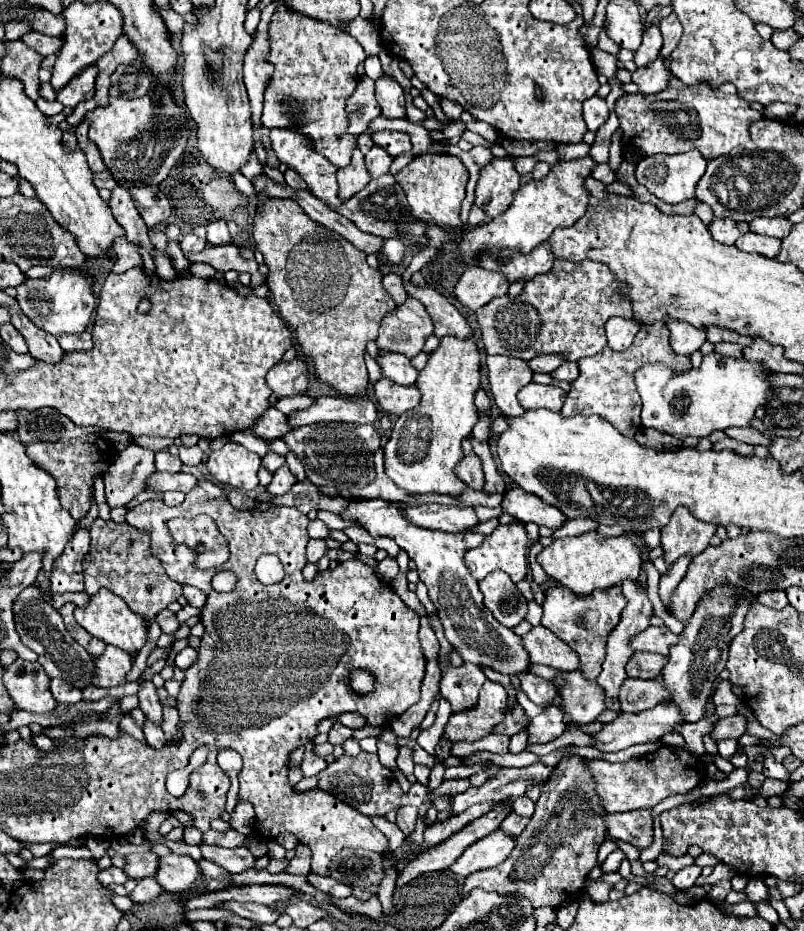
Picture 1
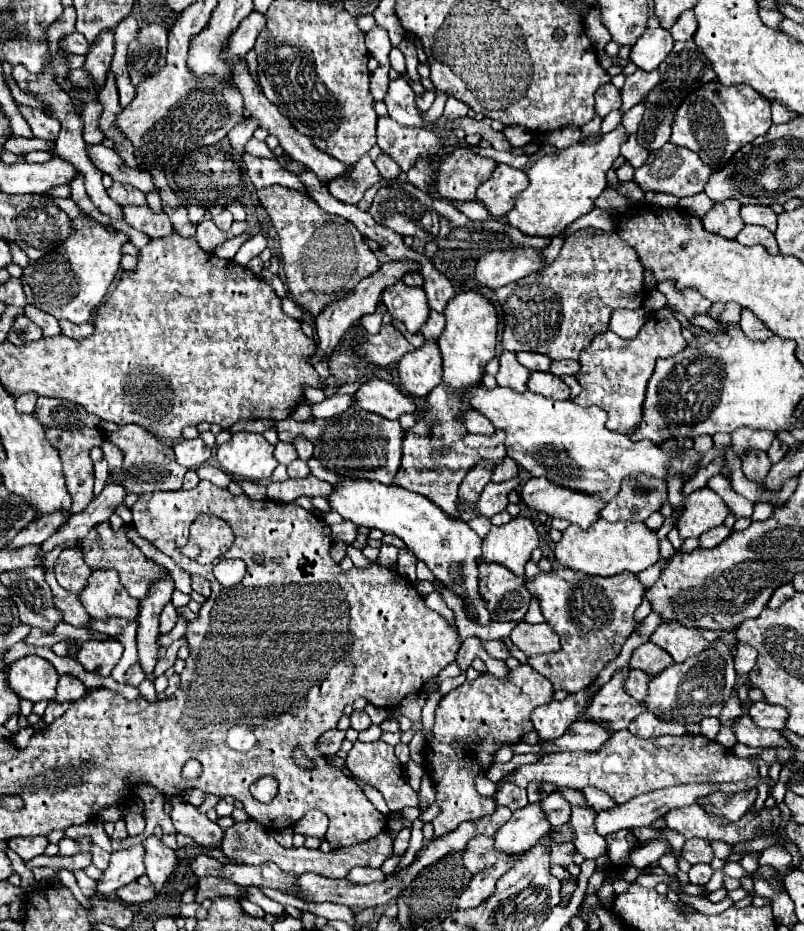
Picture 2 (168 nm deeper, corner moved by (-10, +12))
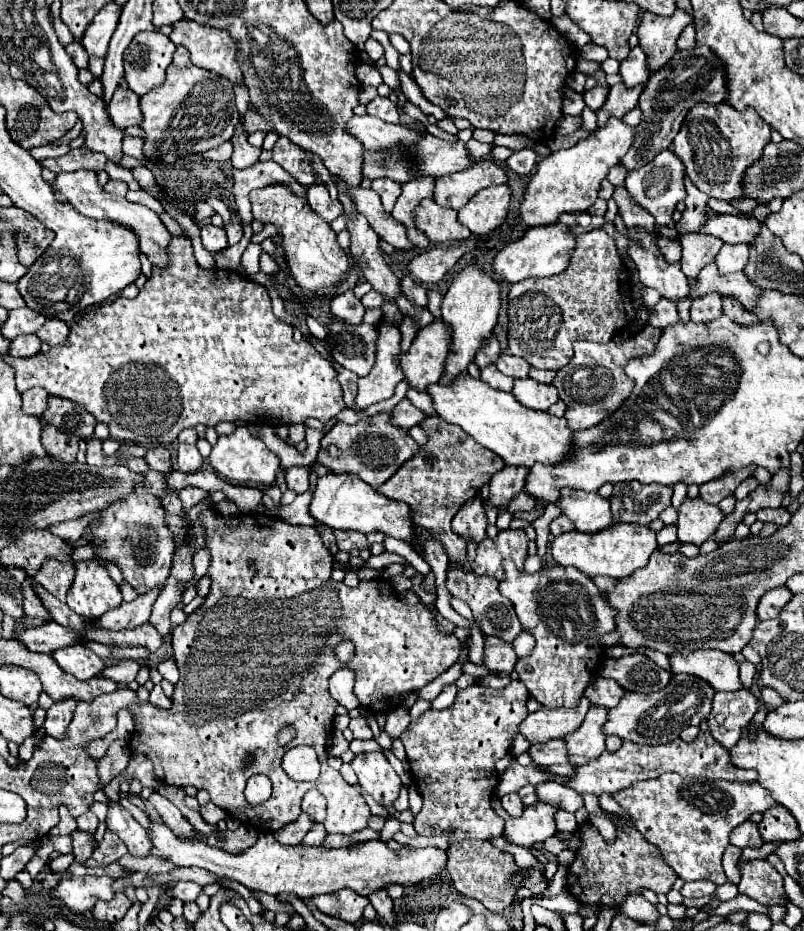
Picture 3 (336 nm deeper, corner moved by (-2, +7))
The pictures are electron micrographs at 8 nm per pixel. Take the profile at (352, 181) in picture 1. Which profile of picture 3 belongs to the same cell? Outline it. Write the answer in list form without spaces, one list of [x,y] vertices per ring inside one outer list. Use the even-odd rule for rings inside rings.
[[[322,185],[308,187],[306,201],[308,201],[310,209],[314,213],[318,213],[326,223],[332,223],[342,213],[342,205],[338,201],[332,201],[330,197],[326,197],[326,187],[322,187]]]

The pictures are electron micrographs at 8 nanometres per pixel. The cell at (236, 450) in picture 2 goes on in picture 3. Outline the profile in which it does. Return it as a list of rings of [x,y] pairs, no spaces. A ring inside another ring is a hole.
[[[236,427],[234,433],[218,437],[218,443],[212,447],[208,459],[216,473],[224,479],[230,479],[230,483],[256,483],[262,487],[270,487],[276,481],[276,471],[280,469],[278,455],[274,455],[258,437],[254,437],[248,427]]]

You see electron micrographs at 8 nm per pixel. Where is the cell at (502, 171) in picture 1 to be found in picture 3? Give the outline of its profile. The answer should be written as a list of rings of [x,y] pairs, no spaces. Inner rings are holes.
[[[494,185],[478,191],[466,207],[458,211],[458,221],[476,235],[490,233],[498,229],[508,213],[510,189],[508,185]]]

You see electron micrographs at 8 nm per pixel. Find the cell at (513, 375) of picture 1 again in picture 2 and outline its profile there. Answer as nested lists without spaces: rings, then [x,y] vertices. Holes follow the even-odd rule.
[[[504,350],[500,356],[500,370],[496,374],[498,386],[506,386],[516,392],[524,392],[528,376],[530,376],[530,370],[526,370],[526,366],[522,366],[516,360],[516,352]]]

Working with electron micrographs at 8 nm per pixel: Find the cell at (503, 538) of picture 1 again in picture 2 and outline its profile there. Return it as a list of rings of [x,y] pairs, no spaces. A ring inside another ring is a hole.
[[[512,518],[508,524],[490,528],[482,542],[480,562],[498,562],[516,576],[524,576],[524,564],[530,560],[532,550],[538,548],[538,542],[540,536],[530,518]]]

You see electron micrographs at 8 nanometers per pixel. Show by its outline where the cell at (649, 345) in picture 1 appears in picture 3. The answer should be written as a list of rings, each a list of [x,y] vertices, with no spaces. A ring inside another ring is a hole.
[[[646,325],[638,335],[632,335],[624,345],[616,345],[614,341],[610,343],[592,343],[592,341],[578,341],[574,343],[574,357],[570,363],[560,369],[552,381],[552,385],[558,389],[560,399],[566,403],[566,421],[572,431],[578,429],[588,429],[598,425],[606,415],[614,413],[624,399],[628,399],[634,381],[626,377],[624,367],[628,359],[632,357],[642,357],[654,353],[654,347],[660,339],[662,329]]]

